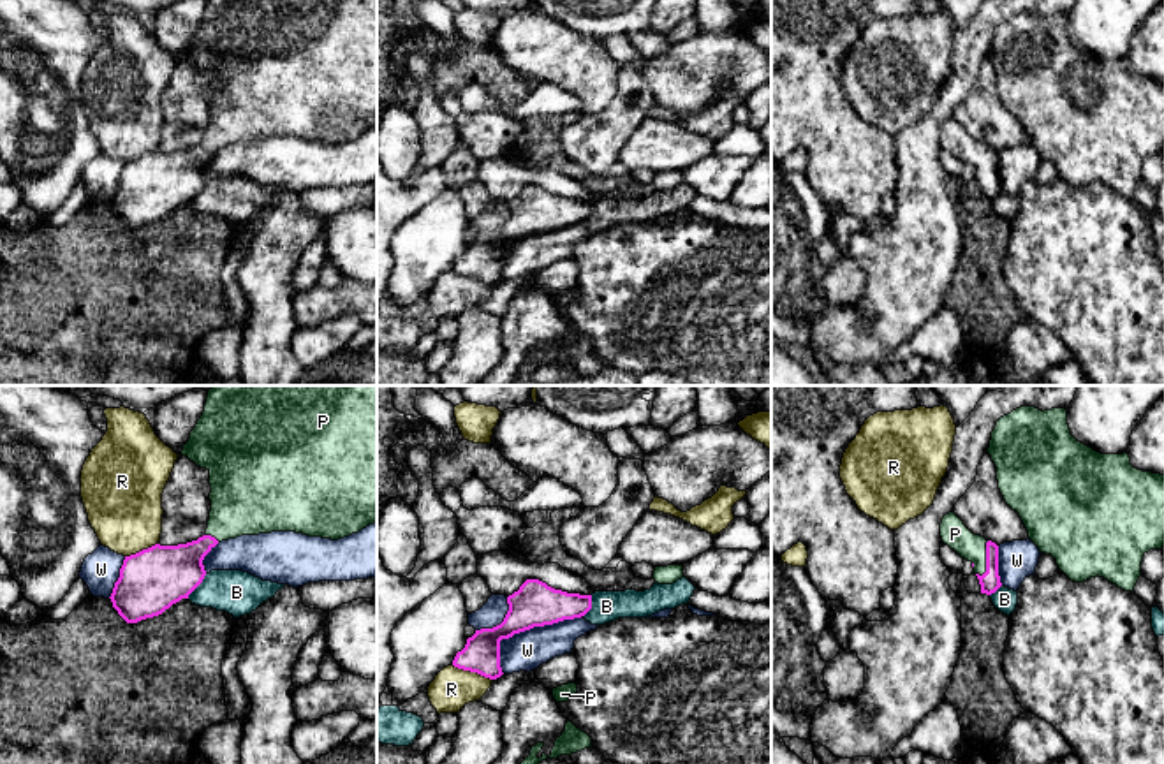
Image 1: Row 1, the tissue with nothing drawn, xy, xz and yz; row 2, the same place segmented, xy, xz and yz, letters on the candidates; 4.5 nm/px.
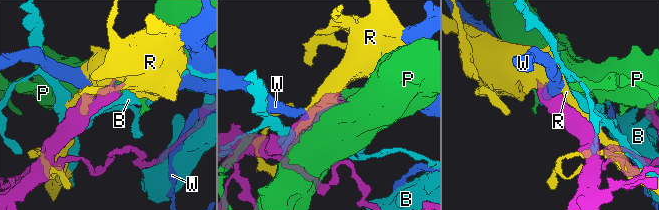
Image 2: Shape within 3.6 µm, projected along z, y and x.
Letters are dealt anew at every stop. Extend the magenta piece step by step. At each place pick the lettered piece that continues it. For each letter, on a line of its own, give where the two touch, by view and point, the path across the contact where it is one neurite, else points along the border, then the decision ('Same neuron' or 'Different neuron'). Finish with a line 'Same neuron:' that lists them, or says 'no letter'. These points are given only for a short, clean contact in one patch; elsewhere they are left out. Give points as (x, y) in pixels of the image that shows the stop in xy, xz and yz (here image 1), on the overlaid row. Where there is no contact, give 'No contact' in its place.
B: Touches magenta at xy (198, 585). Different neuron
P: Touches magenta at yz (987, 558). Same neuron
R: Touches magenta at xz (472, 671). Different neuron
W: Touches magenta at xz (525, 629). Different neuron
Same neuron: P

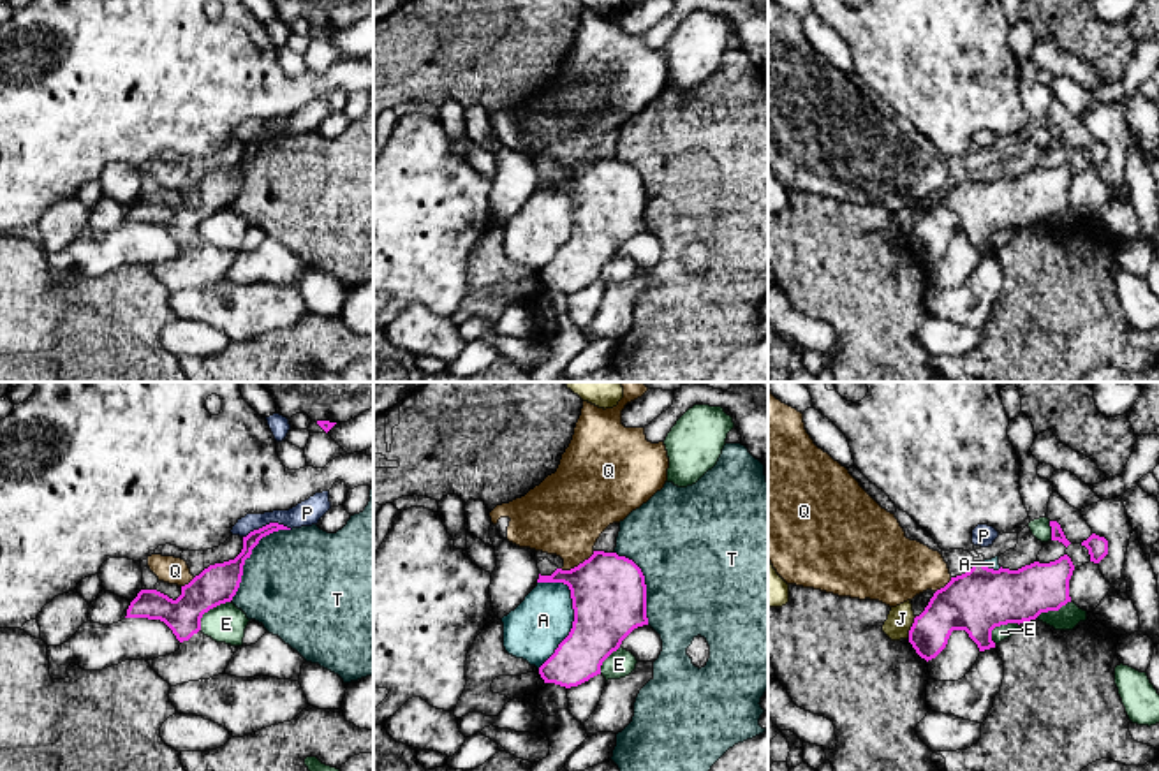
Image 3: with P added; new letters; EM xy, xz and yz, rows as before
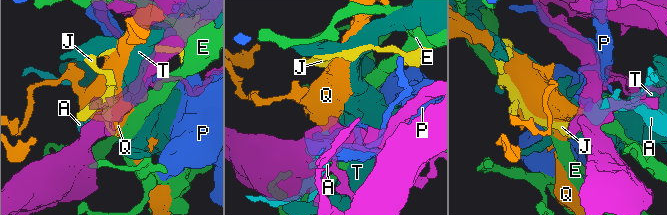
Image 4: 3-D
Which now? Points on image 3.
A: Touches magenta at xz (573, 625). Different neuron
E: Touches magenta at xy (208, 609). Different neuron
J: Touches magenta at yz (911, 627). Boundary: yz (916, 616), (908, 636). Different neuron
P: Touches magenta at xy (266, 525). Different neuron
Q: Touches magenta at xz (578, 565). Boundary: xz (594, 551), (576, 565), (561, 569). Different neuron
T: Touches magenta at xy (249, 557). Different neuron
Same neuron: no letter

